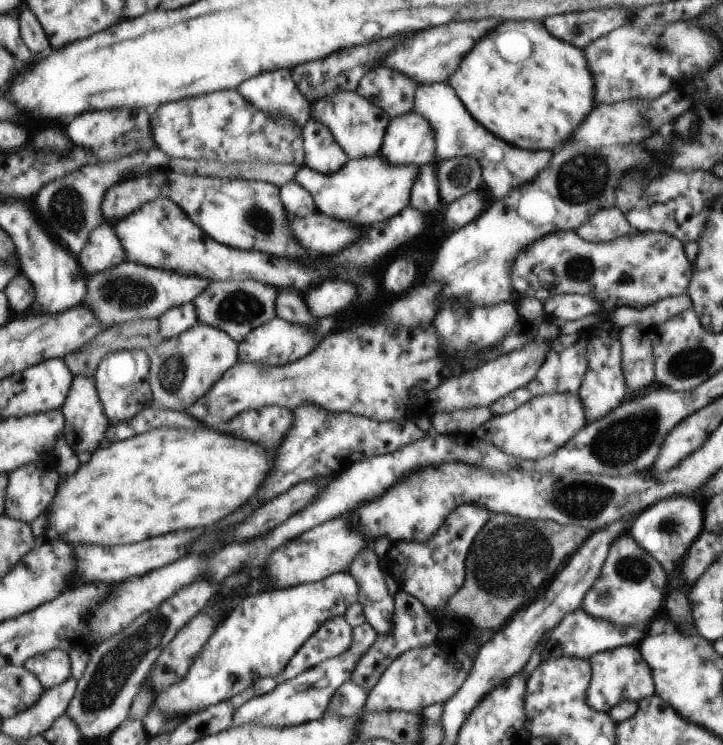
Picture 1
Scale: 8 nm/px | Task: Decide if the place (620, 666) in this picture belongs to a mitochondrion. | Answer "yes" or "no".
no

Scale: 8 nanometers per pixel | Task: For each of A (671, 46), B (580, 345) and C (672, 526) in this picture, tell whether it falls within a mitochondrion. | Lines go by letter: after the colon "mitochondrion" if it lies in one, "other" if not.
A: mitochondrion
B: other
C: mitochondrion

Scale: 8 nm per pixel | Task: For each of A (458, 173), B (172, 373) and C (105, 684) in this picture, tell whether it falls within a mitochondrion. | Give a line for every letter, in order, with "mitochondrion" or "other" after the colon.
A: mitochondrion
B: mitochondrion
C: mitochondrion

